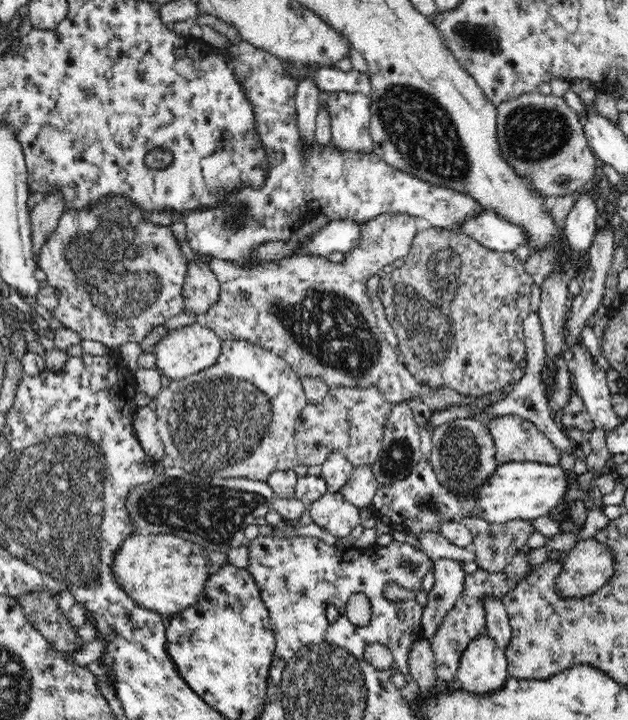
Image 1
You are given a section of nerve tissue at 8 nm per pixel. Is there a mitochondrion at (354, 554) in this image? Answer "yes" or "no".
no

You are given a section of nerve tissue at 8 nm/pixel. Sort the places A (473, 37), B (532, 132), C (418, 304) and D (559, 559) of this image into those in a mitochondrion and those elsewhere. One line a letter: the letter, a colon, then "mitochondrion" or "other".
A: mitochondrion
B: mitochondrion
C: mitochondrion
D: other

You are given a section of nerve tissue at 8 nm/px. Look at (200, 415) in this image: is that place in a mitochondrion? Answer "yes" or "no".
yes

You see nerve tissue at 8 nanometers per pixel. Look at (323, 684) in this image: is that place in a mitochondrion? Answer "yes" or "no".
yes

